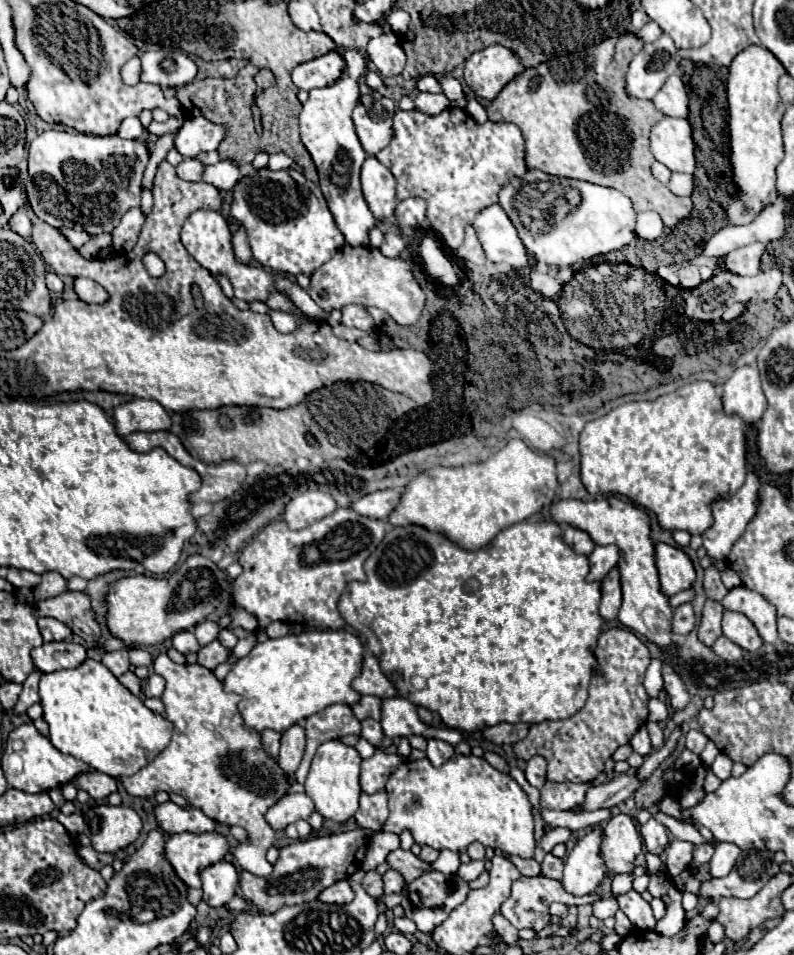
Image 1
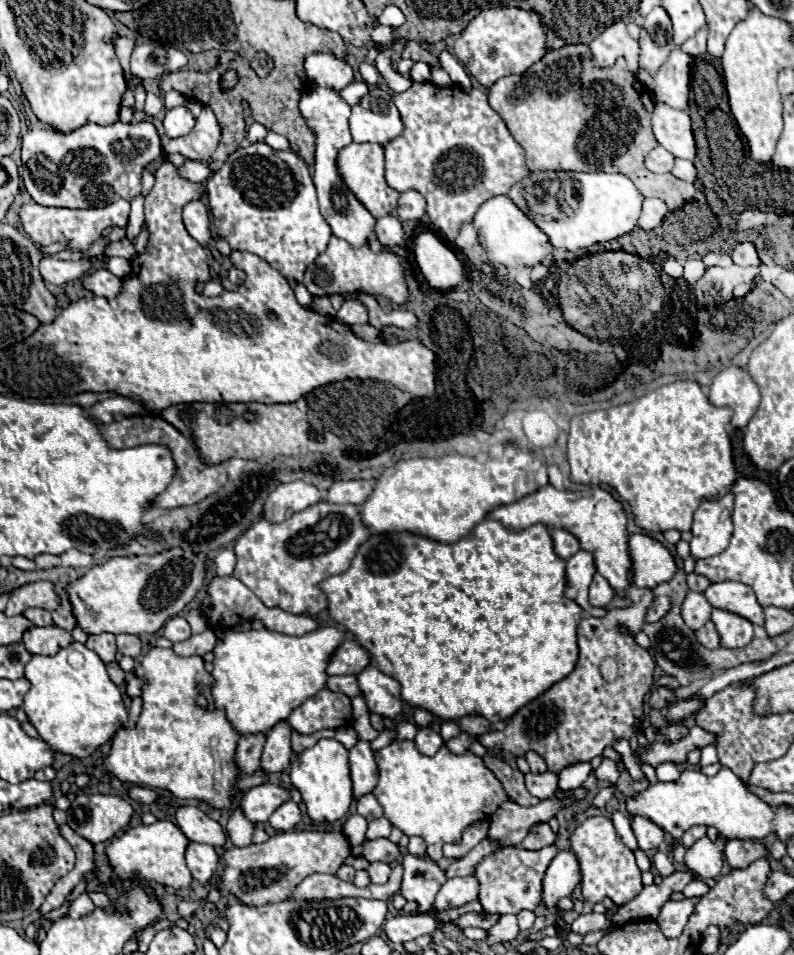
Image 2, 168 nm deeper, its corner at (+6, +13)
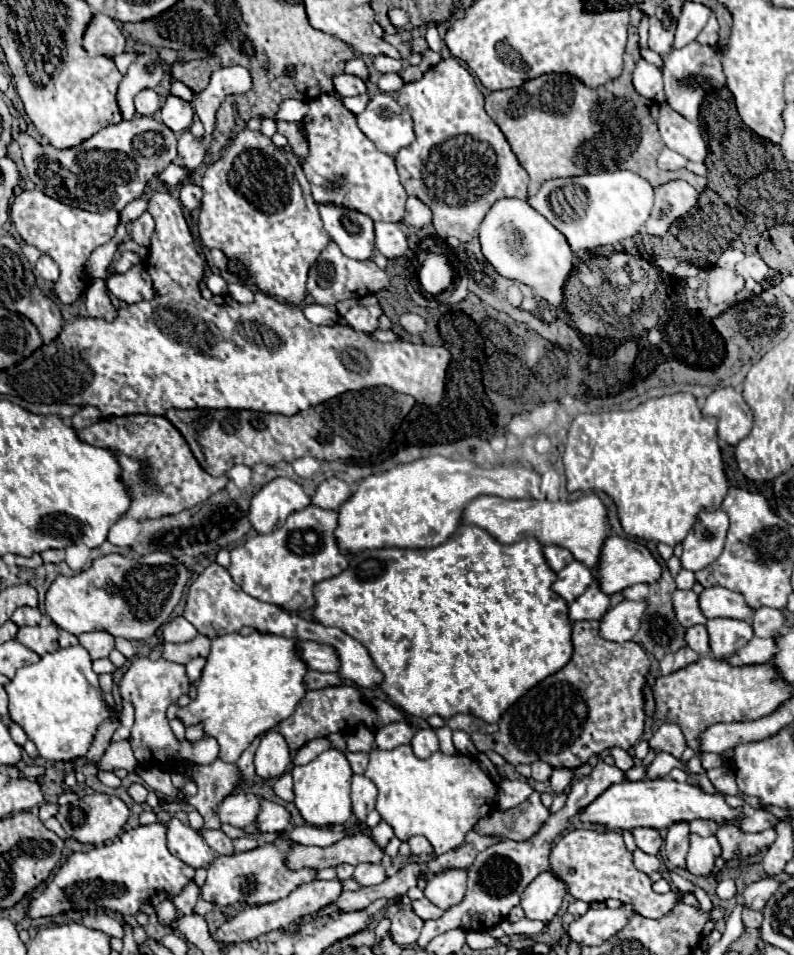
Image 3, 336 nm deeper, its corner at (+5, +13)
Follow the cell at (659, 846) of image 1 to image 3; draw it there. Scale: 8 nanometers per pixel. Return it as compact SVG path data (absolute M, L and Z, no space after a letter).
M637 827L637 829L633 829L631 833L633 833L635 843L637 843L637 847L639 847L641 851L645 851L645 853L649 853L649 855L657 855L657 853L659 853L663 839L661 839L661 835L659 835L657 829Z

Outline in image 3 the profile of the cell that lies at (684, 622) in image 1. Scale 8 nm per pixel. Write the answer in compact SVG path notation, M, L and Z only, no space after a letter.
M621 601L617 607L613 607L611 611L605 613L605 617L601 617L599 621L599 633L601 637L615 641L615 643L625 643L625 641L633 641L641 617L645 613L647 601Z

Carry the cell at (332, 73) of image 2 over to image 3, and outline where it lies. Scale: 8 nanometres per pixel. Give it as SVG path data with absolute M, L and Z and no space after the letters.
M335 75L333 77L333 83L335 83L335 91L341 95L341 97L353 97L353 95L361 95L361 93L367 93L367 87L365 83L359 79L359 77L353 77L353 75Z

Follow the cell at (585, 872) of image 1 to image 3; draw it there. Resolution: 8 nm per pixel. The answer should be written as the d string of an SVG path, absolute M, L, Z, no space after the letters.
M545 871L527 885L525 893L521 893L521 909L527 919L549 923L557 915L565 895L565 885L551 871Z

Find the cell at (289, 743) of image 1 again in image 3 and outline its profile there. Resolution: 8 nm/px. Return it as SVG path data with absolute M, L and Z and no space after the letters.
M267 731L261 737L253 763L255 763L255 771L259 777L263 777L263 779L281 777L291 765L289 747L287 747L283 735L277 731Z

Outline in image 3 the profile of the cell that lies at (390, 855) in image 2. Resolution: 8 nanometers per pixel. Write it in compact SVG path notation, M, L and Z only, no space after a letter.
M355 833L339 839L329 847L307 847L307 845L291 845L285 857L287 869L299 871L303 867L309 869L327 869L337 867L341 863L359 865L359 863L381 863L383 849L365 833Z

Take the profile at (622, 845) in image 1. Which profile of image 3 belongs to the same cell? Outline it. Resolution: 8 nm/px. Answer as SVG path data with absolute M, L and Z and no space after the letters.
M575 829L563 835L555 847L551 849L549 855L549 871L565 883L567 893L573 899L581 899L587 903L593 901L607 901L607 899L619 899L623 903L631 903L635 911L643 917L659 919L667 915L675 901L677 895L673 891L665 895L657 895L651 889L651 879L637 871L633 865L633 855L625 849L623 837L617 831L607 831L607 829Z

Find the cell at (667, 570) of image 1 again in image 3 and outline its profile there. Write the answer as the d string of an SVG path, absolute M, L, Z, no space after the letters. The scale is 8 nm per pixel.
M609 535L605 539L605 545L601 547L601 565L595 569L595 579L601 585L601 591L607 595L619 593L625 587L637 585L637 583L653 583L661 577L661 567L655 561L655 557L649 553L649 549L633 539Z

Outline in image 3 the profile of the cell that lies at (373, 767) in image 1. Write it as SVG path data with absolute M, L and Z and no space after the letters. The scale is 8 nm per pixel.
M353 775L351 783L352 811L359 821L365 821L367 813L375 809L377 787L365 775Z

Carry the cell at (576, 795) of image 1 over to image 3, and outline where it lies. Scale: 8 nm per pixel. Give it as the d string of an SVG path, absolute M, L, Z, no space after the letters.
M503 779L497 789L497 807L499 809L511 809L521 805L529 795L533 793L533 787L525 781L509 781Z

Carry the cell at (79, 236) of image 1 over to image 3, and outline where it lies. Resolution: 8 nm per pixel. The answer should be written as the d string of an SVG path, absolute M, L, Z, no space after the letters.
M33 189L23 191L15 197L11 205L11 221L27 245L37 247L41 253L49 255L59 265L61 273L53 285L53 293L61 303L71 305L83 297L91 283L89 275L85 273L85 261L89 259L93 249L101 247L115 235L119 213L113 209L105 213L89 213L83 209L69 207L53 197L47 197L39 189Z

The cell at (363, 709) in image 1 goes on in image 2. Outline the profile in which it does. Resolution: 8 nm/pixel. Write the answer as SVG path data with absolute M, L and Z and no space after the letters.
M340 675L340 677L328 677L328 683L326 683L328 689L336 691L336 693L344 693L348 695L350 699L352 697L358 697L362 695L360 693L360 687L358 687L358 681L354 675Z

